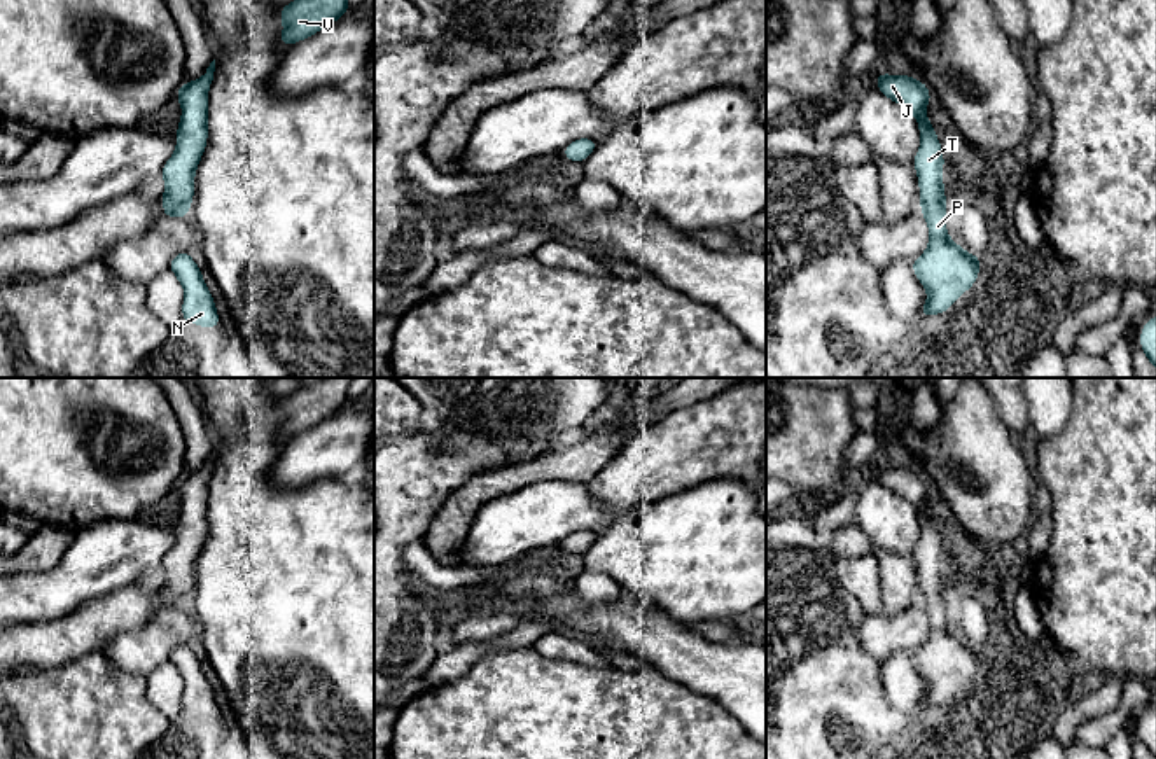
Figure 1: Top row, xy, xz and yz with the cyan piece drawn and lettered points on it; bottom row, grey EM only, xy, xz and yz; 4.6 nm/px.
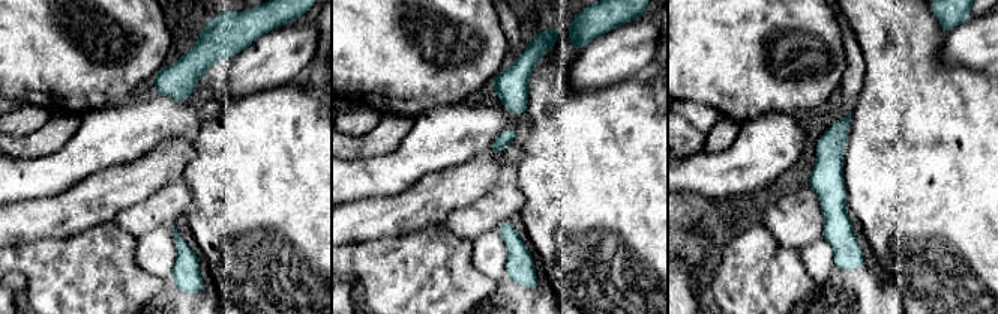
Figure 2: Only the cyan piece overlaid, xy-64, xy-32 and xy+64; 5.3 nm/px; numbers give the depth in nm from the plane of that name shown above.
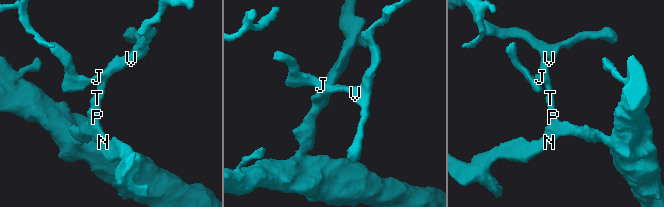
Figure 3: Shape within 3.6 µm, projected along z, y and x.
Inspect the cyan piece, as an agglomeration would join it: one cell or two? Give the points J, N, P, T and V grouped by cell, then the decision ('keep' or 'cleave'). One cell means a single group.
J N P T V | keep

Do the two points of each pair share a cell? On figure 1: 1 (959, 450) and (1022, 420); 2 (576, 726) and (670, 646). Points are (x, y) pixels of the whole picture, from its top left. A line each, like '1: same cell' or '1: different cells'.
1: different cells
2: different cells

